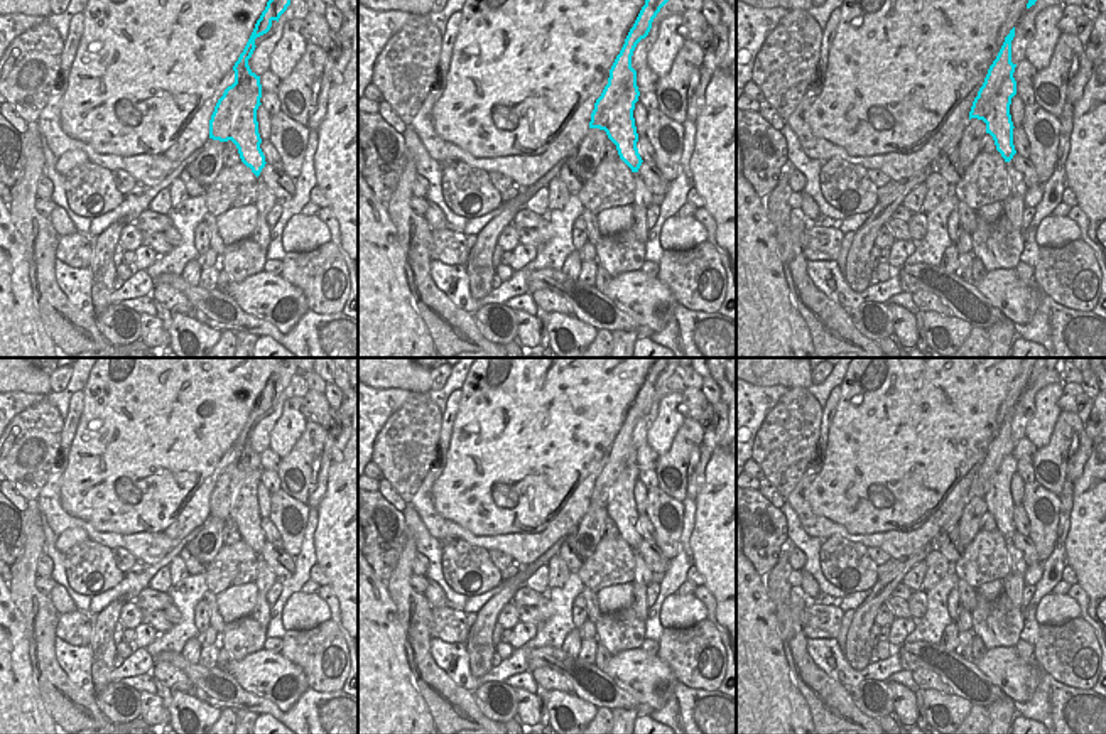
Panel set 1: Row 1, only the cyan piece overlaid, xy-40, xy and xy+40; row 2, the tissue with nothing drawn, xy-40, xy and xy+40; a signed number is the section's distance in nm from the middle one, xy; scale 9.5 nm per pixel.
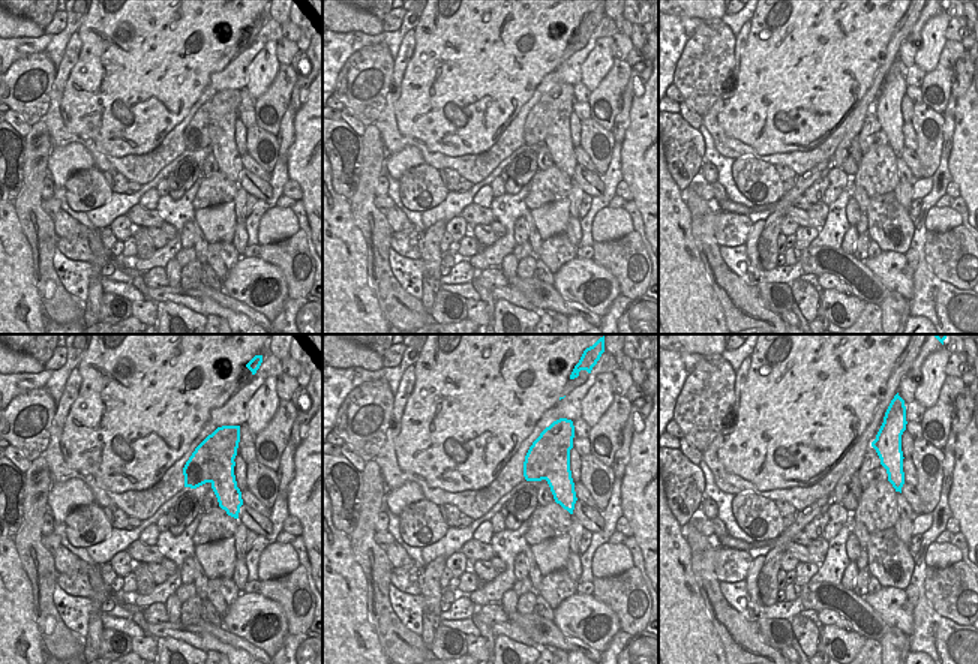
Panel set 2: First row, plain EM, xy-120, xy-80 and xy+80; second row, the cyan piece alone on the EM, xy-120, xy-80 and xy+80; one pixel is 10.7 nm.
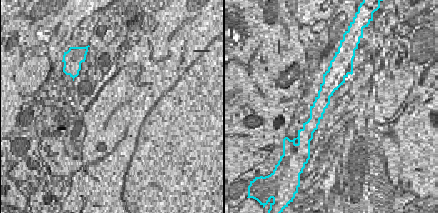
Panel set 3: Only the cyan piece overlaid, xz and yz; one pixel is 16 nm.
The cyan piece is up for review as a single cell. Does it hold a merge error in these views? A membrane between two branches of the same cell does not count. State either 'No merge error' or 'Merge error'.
Merge error.

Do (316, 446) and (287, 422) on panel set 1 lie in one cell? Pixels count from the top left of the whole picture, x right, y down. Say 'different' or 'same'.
different

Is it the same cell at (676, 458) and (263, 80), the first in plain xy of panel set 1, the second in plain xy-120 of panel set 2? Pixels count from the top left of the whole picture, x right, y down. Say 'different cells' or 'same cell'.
different cells

